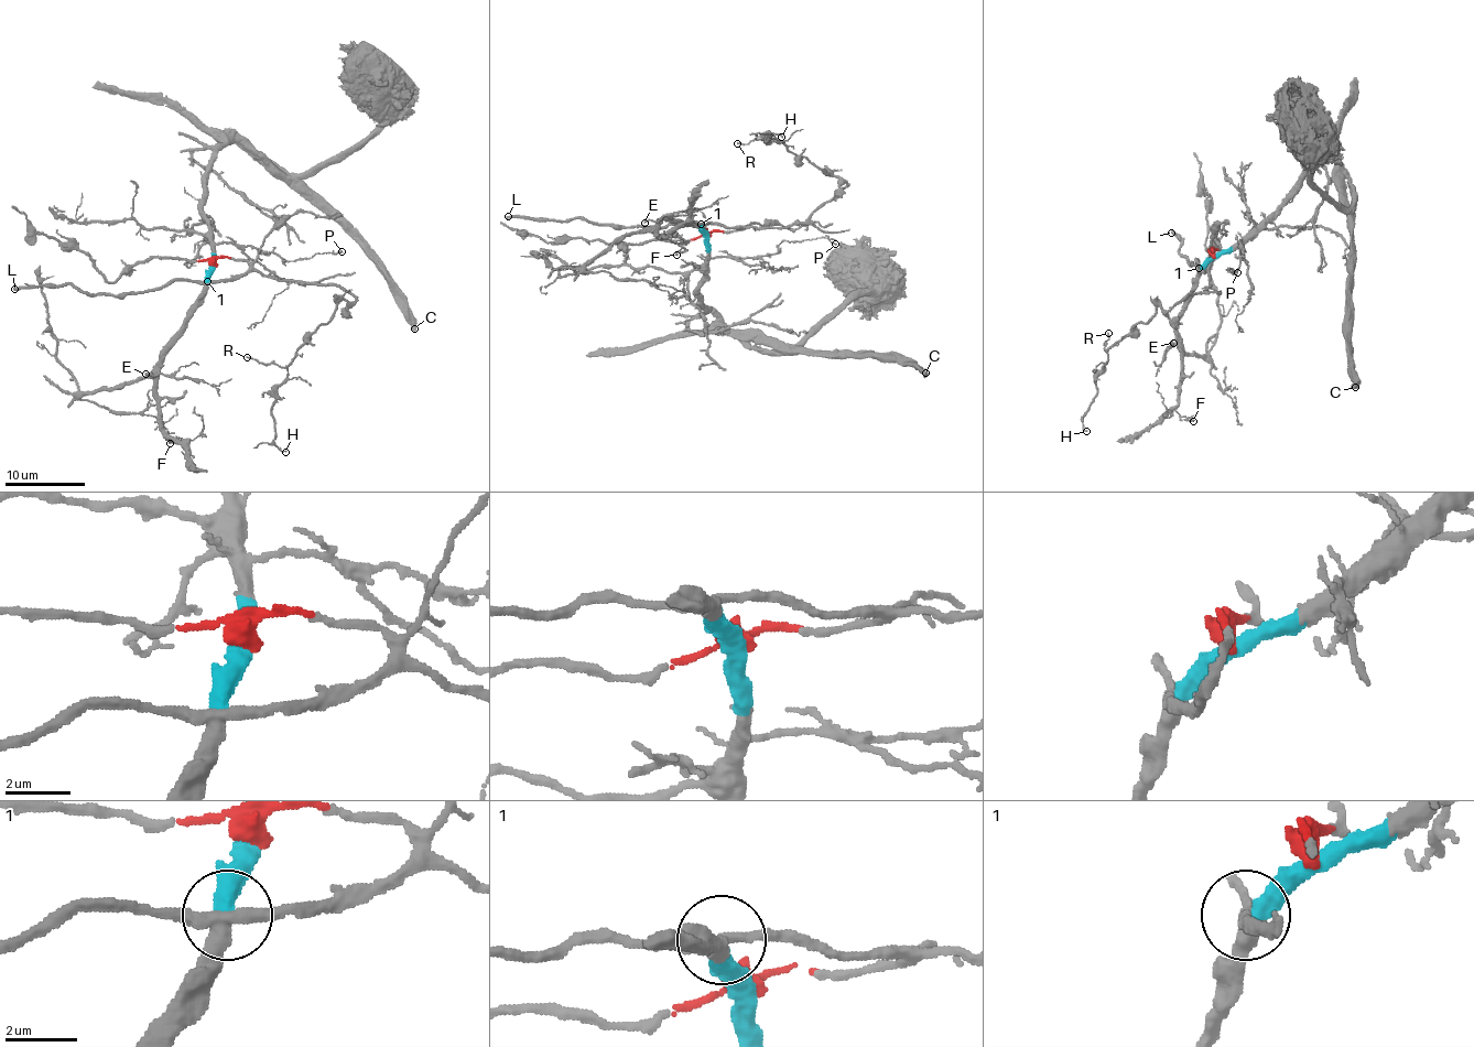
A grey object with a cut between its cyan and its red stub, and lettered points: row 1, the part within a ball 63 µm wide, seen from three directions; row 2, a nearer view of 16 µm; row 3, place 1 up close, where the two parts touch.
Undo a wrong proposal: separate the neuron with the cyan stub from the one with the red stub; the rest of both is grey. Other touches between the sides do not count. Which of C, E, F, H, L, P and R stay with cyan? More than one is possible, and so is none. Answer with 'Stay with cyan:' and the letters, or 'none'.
Stay with cyan: C, E, F, P

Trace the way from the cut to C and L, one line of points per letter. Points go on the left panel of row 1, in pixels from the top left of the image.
C: (214, 265), (209, 218), (203, 209), (203, 185), (219, 149), (236, 141), (252, 144), (357, 241), (414, 328)
L: (214, 265), (234, 257), (248, 268), (223, 281), (173, 280), (117, 295), (69, 284), (14, 289)

